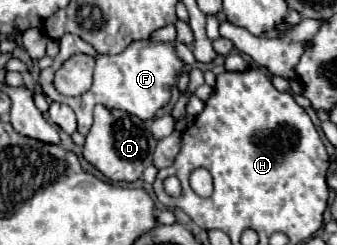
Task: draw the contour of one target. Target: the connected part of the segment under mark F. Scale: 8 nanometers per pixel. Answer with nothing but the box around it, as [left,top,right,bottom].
[39,35,183,135]

